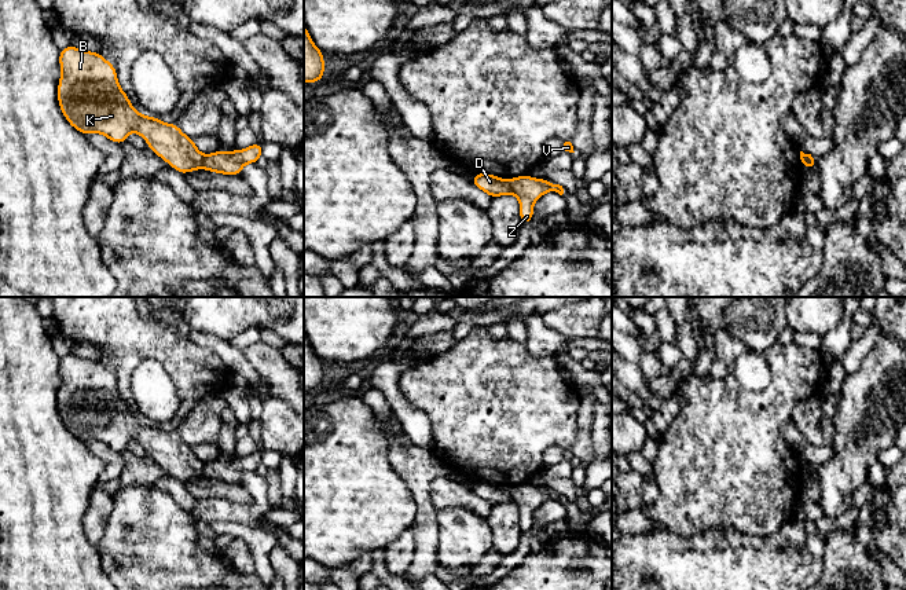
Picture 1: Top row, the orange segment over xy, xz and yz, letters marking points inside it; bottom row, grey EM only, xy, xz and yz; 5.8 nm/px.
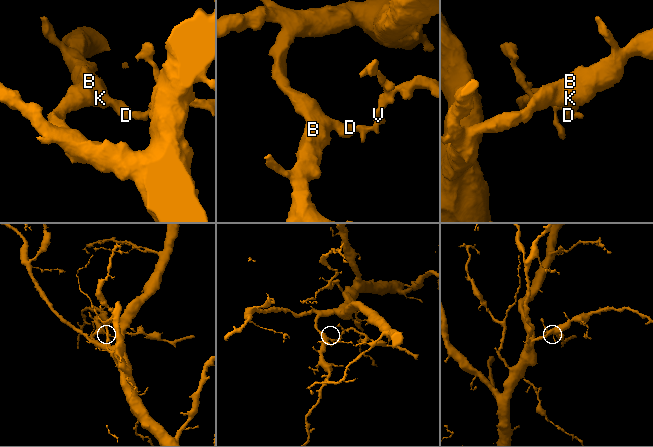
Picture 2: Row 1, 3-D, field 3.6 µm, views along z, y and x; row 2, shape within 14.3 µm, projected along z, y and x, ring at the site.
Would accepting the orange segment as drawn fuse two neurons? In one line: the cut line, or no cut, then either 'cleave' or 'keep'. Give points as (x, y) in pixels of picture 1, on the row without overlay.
cut in xz along (509, 488), (513, 501); cleave

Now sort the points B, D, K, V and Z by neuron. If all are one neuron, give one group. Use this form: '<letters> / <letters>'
B D K / V Z

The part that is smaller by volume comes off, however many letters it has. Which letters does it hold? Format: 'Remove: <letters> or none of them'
Remove: V, Z

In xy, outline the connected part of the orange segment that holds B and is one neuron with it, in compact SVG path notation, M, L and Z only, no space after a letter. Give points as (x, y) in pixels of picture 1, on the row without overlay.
M70 352L60 358L59 374L62 382L58 391L58 411L74 437L82 443L96 440L120 452L126 450L129 441L137 440L148 457L177 480L186 483L202 476L205 463L197 457L195 448L184 443L177 432L137 421L120 395L115 375L99 360L84 359Z

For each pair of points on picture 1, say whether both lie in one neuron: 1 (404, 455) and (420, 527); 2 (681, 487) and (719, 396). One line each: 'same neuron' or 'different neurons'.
1: same neuron
2: same neuron

